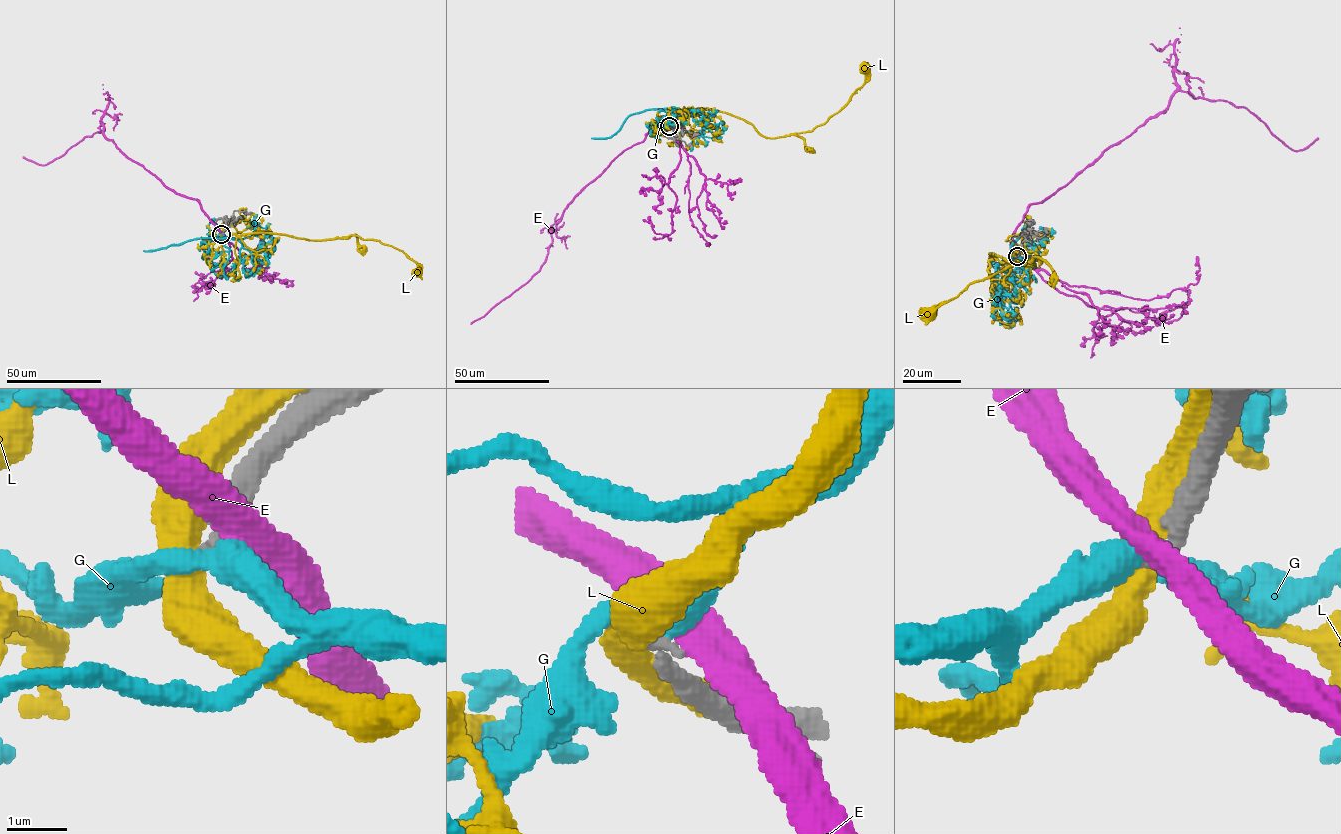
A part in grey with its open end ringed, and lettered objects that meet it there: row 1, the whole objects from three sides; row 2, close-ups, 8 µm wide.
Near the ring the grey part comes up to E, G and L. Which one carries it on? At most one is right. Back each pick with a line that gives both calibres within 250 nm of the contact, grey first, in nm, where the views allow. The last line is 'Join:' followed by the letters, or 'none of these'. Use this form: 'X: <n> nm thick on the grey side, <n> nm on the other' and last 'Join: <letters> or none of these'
Join: none of these

